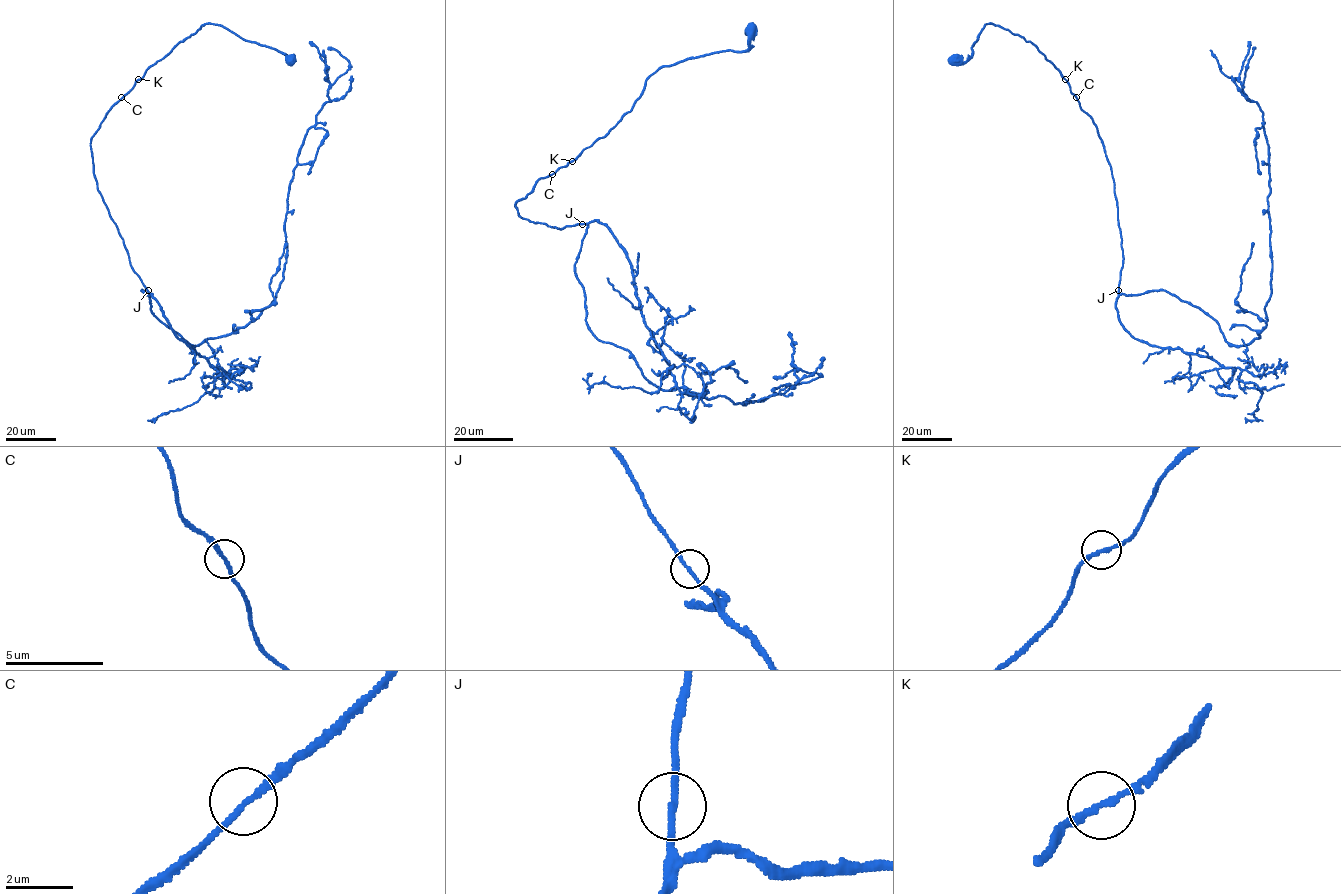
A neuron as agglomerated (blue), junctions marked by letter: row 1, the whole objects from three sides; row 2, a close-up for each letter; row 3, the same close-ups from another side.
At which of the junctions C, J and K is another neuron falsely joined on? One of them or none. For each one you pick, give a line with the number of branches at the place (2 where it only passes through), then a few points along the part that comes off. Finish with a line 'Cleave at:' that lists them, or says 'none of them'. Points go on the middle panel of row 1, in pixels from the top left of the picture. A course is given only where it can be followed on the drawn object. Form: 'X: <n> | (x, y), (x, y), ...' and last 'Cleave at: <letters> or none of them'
Cleave at: none of them

